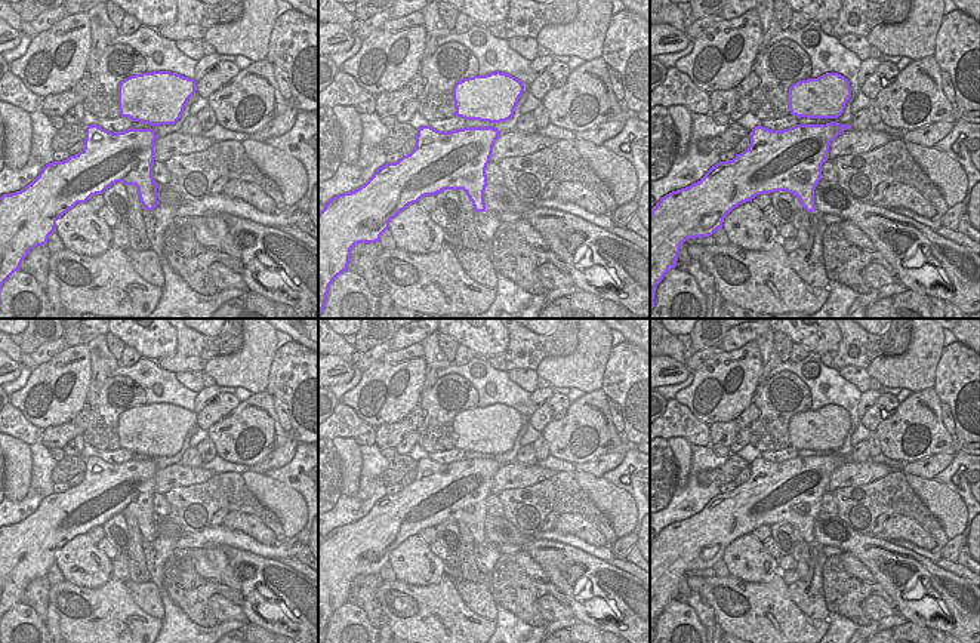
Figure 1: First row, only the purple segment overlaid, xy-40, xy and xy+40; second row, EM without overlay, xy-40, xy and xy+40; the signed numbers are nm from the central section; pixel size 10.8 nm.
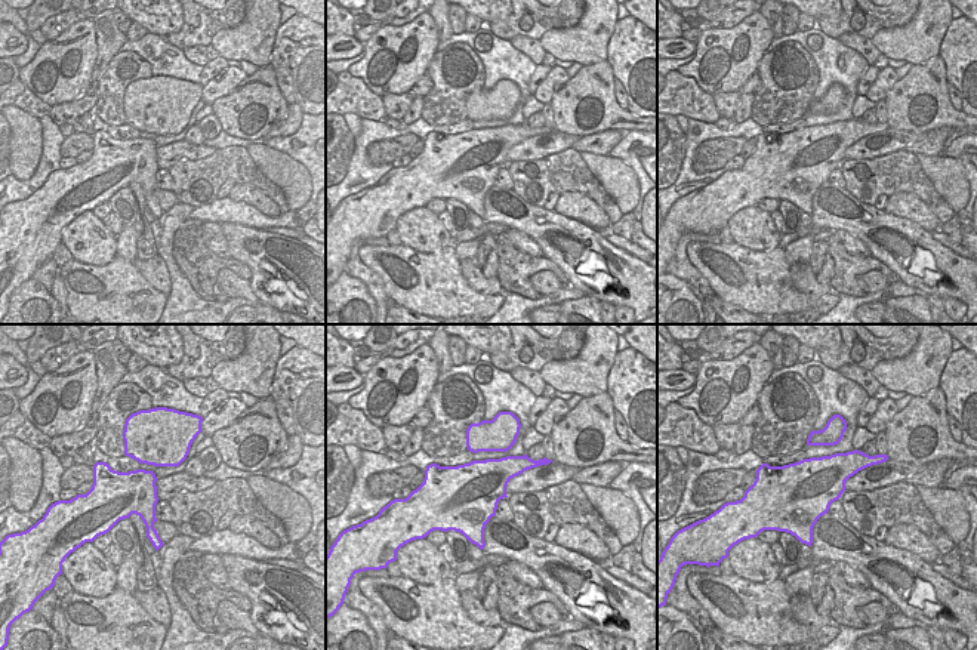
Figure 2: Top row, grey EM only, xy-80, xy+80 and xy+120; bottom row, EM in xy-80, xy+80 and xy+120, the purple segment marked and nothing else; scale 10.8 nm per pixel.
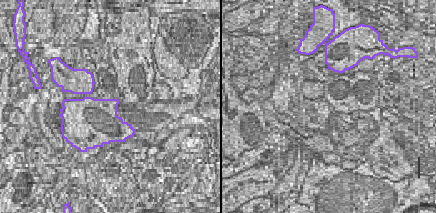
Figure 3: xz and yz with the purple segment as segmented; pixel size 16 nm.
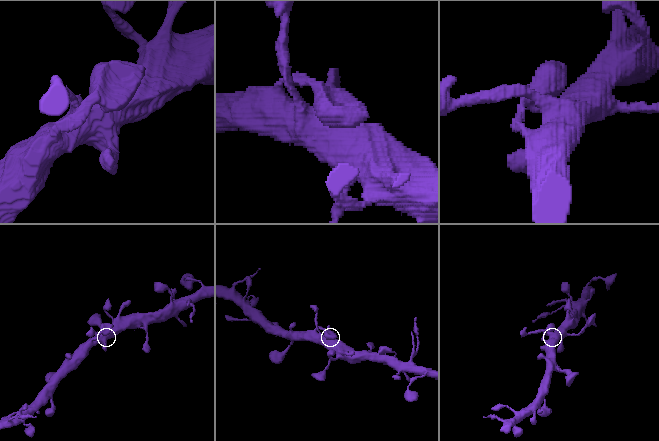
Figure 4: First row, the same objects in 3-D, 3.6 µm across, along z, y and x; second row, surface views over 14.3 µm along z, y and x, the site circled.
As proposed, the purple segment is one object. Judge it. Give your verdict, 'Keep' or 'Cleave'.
Keep.

